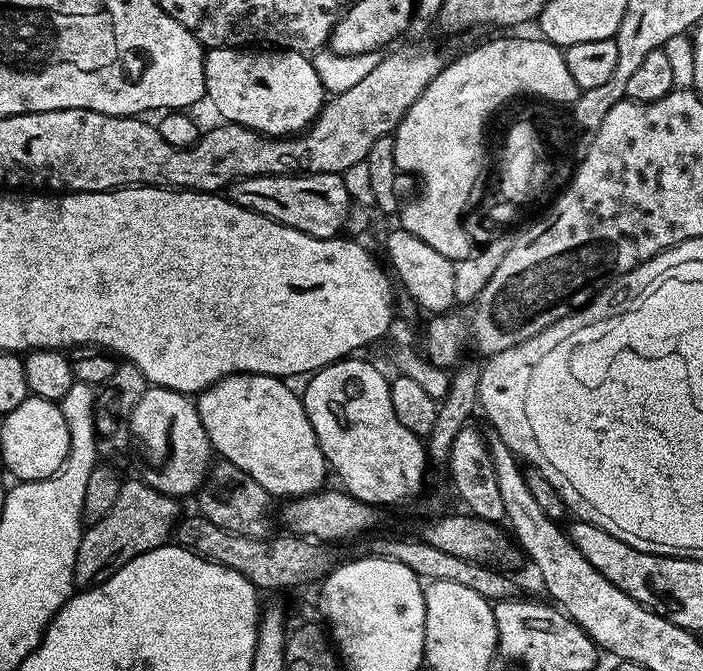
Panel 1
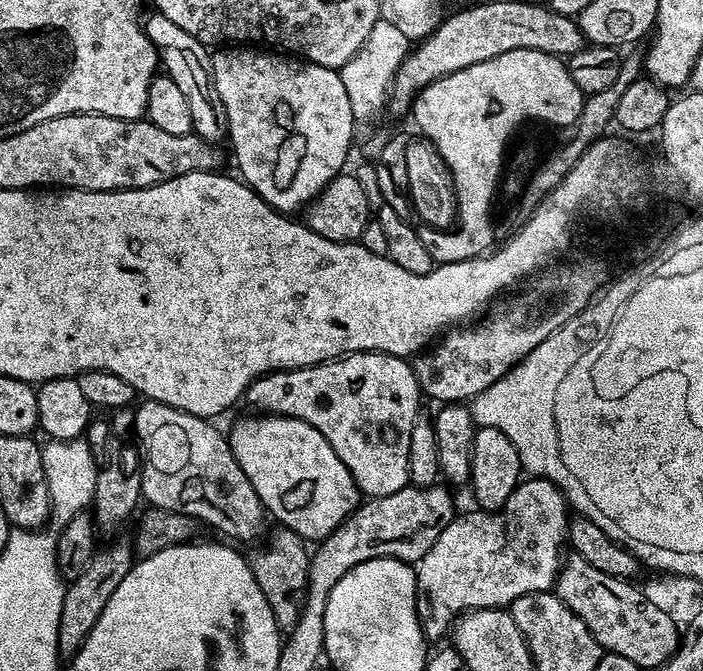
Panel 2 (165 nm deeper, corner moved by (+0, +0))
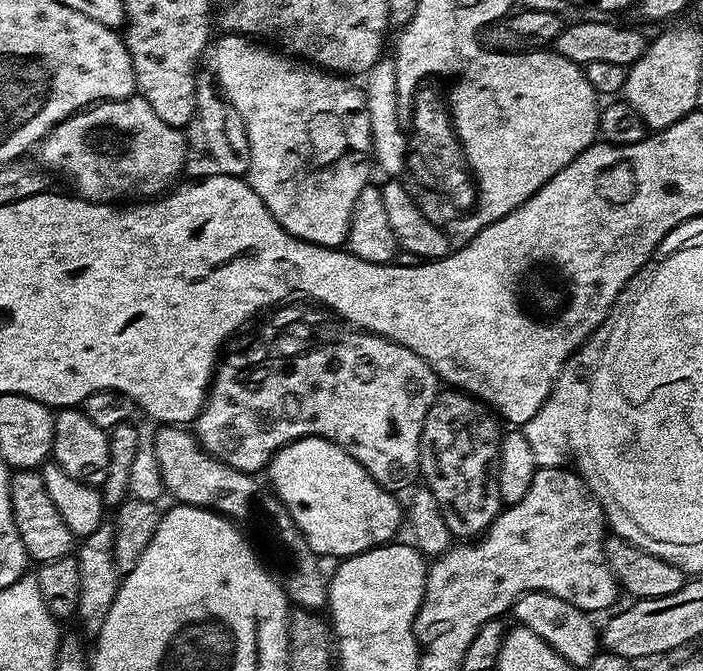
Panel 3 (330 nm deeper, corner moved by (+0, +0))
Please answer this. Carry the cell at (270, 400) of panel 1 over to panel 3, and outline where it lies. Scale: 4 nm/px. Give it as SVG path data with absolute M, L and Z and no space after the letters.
M307 436L279 448L268 462L266 475L272 483L271 491L276 499L283 502L290 518L294 518L310 550L314 550L321 558L360 556L372 548L395 541L396 531L402 528L401 501L399 504L396 501L399 499L381 486L353 456L346 454L346 450L342 450L334 442L323 440L321 436Z

